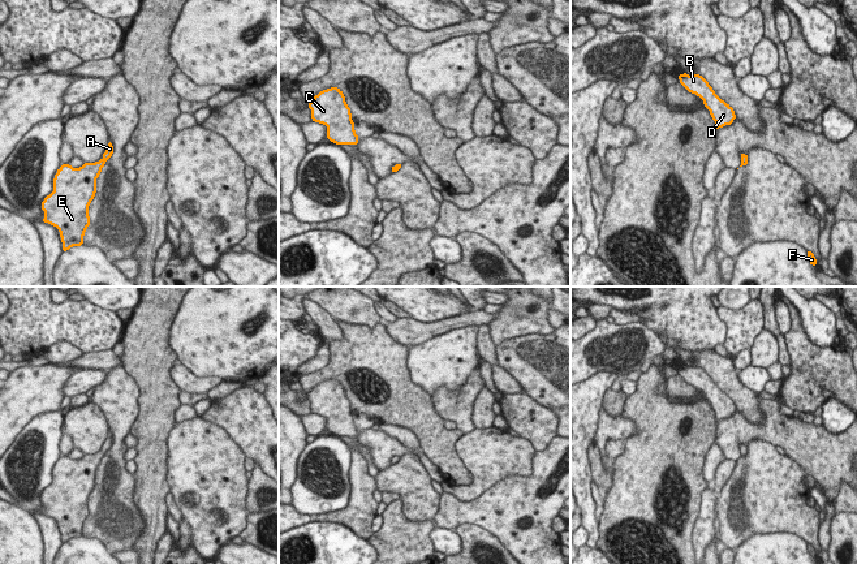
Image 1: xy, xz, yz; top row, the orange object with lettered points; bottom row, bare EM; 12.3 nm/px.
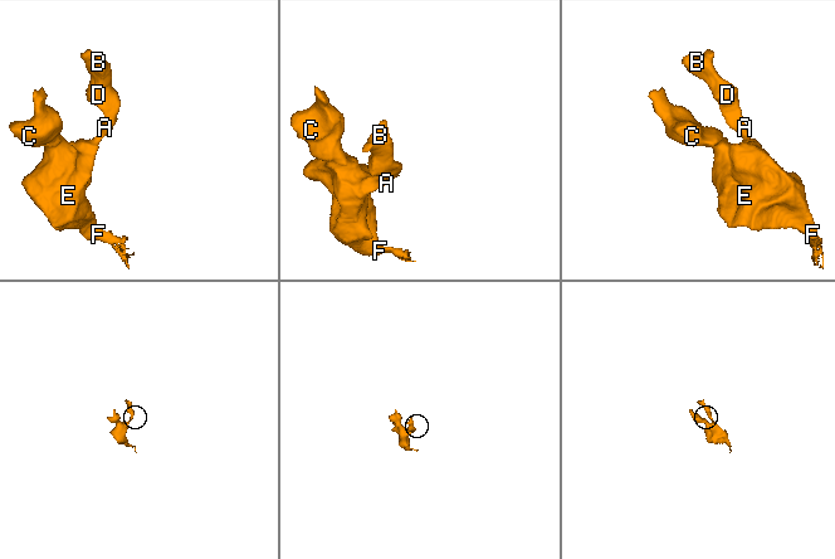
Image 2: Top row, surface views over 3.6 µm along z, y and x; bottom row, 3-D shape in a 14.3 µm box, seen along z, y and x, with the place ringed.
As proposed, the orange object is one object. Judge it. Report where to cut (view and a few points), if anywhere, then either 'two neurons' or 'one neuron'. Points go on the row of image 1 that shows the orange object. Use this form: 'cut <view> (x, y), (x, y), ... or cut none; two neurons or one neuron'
cut none; one neuron

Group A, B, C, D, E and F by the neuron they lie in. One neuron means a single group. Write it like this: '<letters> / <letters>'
A B C D E F

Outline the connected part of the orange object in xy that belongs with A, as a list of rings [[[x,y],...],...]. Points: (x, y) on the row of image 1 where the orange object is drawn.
[[[109,142],[99,162],[85,163],[79,168],[63,164],[55,175],[53,191],[42,202],[43,221],[59,229],[64,251],[83,244],[90,225],[89,206],[96,193],[96,178],[112,154],[113,146]]]

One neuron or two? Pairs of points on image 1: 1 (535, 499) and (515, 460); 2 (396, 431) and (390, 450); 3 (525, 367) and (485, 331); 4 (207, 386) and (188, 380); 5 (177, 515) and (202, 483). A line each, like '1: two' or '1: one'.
1: two
2: two
3: two
4: one
5: two

